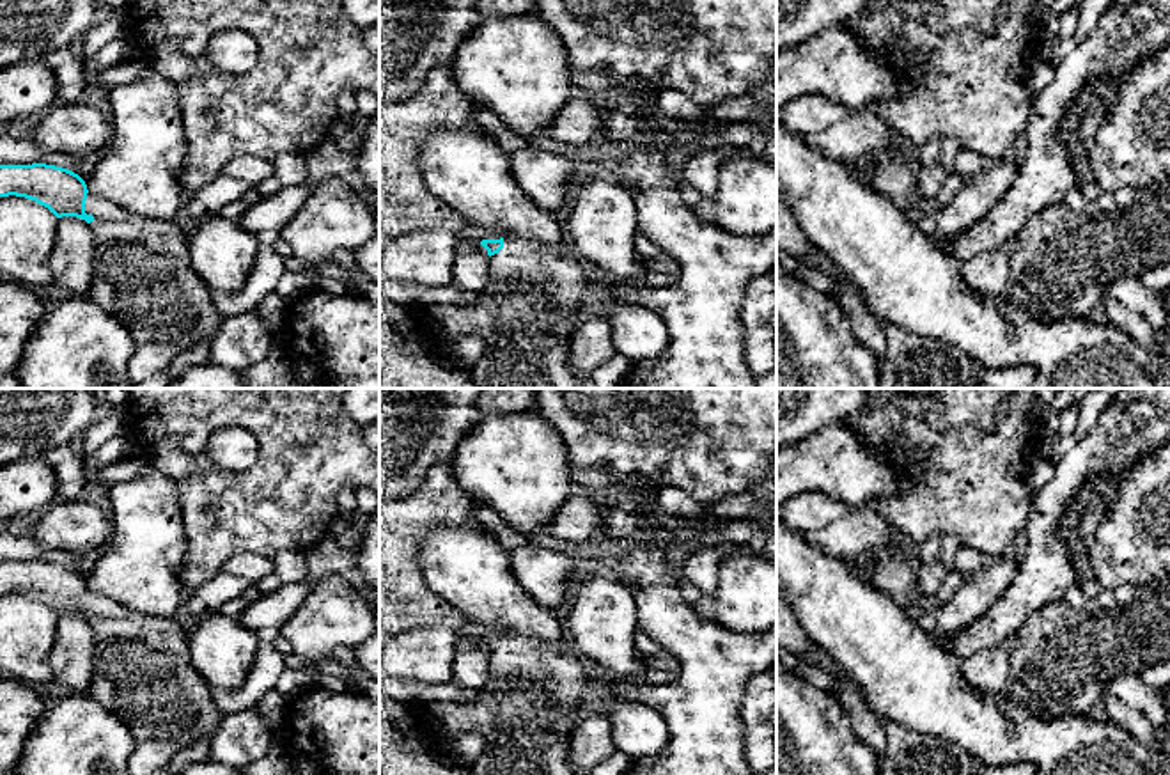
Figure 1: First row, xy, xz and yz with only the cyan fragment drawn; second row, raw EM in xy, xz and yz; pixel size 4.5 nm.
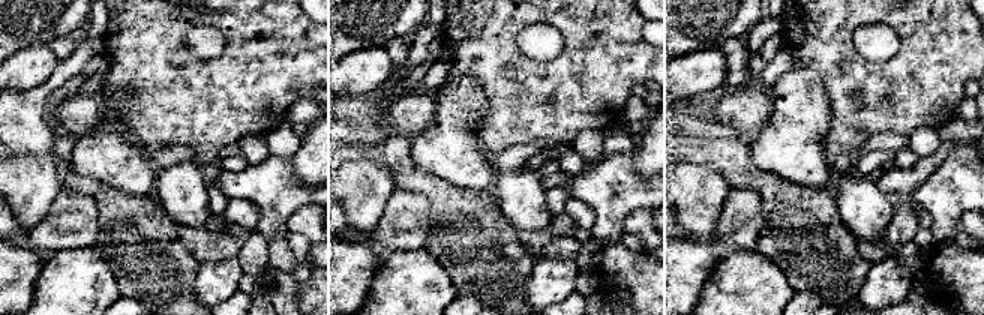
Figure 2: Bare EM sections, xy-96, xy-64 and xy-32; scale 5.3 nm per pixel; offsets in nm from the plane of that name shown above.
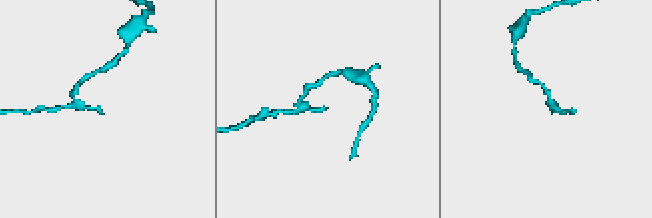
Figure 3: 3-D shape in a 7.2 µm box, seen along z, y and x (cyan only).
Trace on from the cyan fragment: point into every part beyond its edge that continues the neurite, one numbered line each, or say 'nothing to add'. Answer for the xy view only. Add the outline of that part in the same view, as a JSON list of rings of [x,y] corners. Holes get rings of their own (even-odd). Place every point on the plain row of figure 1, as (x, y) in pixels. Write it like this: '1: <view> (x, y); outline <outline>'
1: xy (142, 673); outline [[[87,591],[85,610],[94,614],[94,617],[89,621],[94,631],[94,672],[92,672],[90,685],[85,690],[87,695],[96,702],[99,702],[108,711],[115,713],[128,727],[128,731],[135,736],[136,741],[144,741],[144,740],[168,741],[181,750],[191,747],[199,738],[204,736],[213,738],[213,734],[216,732],[223,718],[223,713],[214,704],[211,688],[207,686],[204,677],[197,672],[197,669],[191,665],[186,630],[174,617],[154,617],[142,612],[135,612],[92,591]]]

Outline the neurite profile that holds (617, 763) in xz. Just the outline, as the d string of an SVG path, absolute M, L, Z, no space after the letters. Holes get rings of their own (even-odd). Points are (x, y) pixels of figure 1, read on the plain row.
M617 750L599 764L596 764L590 775L626 775L631 766L631 757Z

